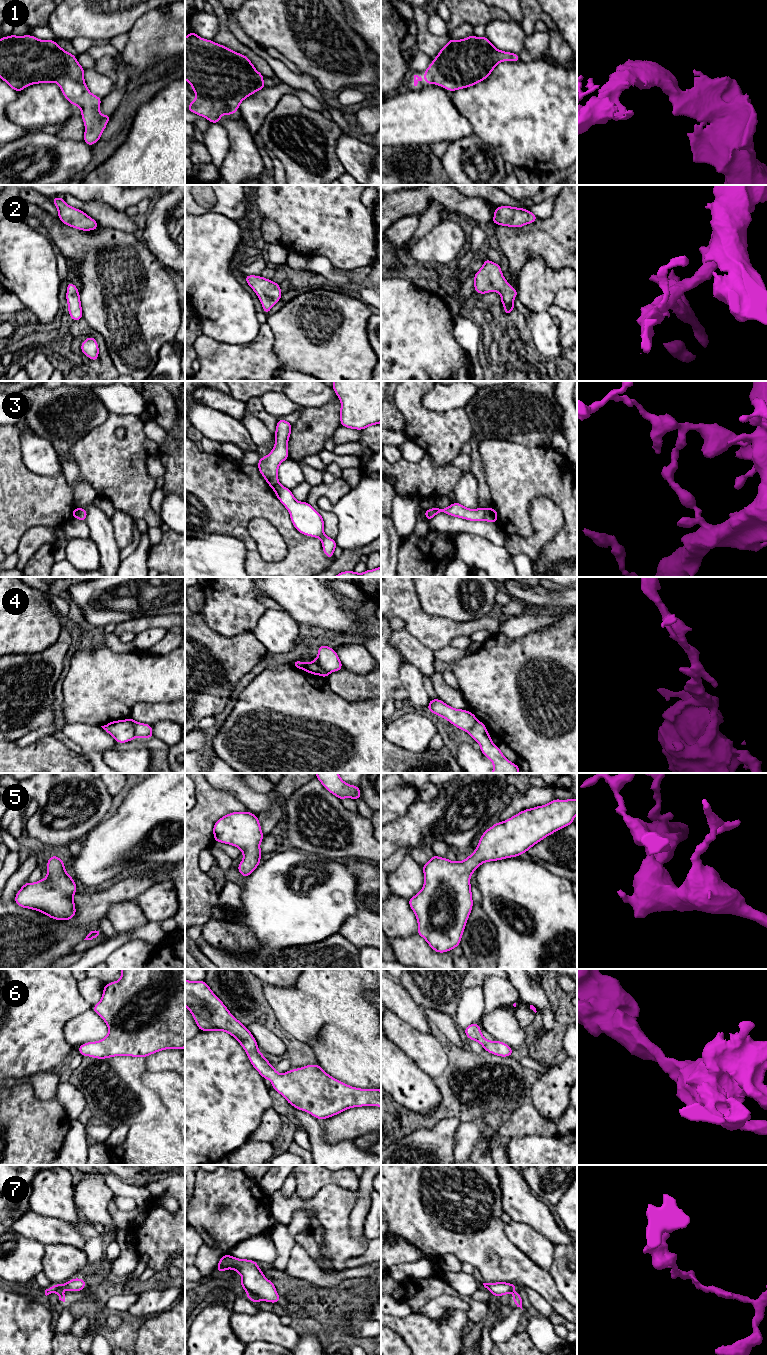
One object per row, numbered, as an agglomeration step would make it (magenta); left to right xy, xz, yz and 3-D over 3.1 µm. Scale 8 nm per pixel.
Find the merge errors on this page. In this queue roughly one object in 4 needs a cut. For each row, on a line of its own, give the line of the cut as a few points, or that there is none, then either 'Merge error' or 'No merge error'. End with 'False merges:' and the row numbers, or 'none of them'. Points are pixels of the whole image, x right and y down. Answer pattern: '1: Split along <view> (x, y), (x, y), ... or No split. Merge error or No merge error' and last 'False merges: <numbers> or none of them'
1: No split. No merge error
2: No split. No merge error
3: Split along yz (486, 508), (483, 519). Merge error
4: Split along xy (127, 719), (131, 723), (136, 736). Merge error
5: No split. No merge error
6: No split. No merge error
7: Split along xz (249, 1292), (258, 1295), (262, 1299). Merge error
False merges: 3, 4, 7

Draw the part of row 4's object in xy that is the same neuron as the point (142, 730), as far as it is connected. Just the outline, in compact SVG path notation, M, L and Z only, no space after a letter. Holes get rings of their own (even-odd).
M131 716L127 718L127 720L132 723L136 737L140 737L140 738L152 738L153 737L153 730L152 730L151 725L136 722L131 718Z

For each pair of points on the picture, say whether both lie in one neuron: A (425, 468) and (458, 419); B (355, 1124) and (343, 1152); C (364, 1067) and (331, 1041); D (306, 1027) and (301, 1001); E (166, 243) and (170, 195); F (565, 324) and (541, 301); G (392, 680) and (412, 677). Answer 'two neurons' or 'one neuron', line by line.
A: two neurons
B: two neurons
C: one neuron
D: one neuron
E: one neuron
F: two neurons
G: two neurons

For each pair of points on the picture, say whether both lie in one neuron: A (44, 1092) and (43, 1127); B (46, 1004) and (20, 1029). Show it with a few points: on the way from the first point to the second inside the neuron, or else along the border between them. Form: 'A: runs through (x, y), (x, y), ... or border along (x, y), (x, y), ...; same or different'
A: border along (27, 1083), (38, 1098), (55, 1096); different
B: runs through (39, 1008), (25, 1022); same

